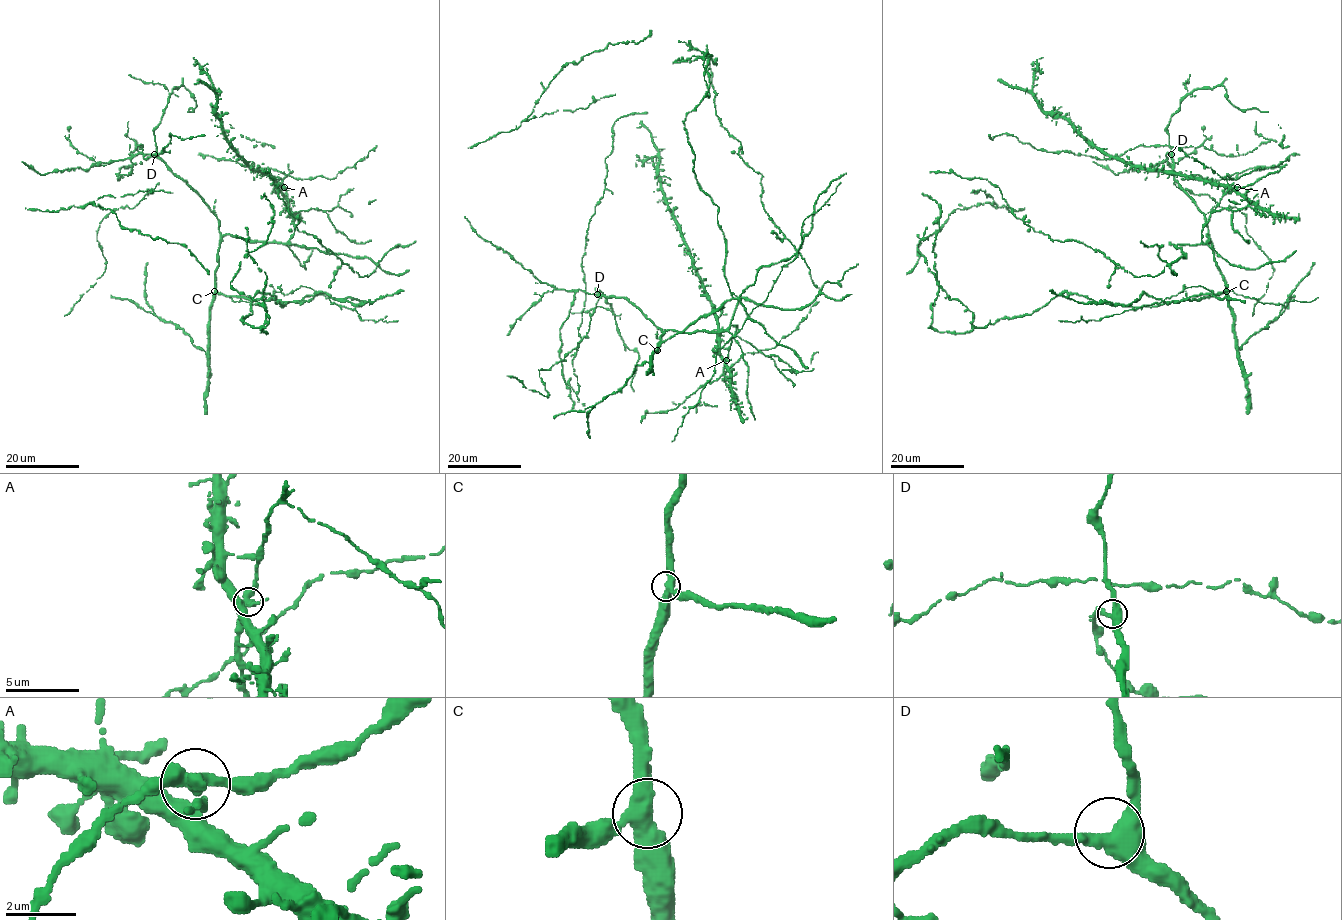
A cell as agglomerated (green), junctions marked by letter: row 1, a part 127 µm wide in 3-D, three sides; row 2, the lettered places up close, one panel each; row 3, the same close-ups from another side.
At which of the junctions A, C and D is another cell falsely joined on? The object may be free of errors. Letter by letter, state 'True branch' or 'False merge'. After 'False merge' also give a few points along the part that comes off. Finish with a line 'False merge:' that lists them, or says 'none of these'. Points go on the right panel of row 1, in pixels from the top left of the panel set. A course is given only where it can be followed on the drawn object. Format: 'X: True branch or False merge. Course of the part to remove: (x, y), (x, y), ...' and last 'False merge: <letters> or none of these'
A: False merge. Course of the part to remove: (1236, 187), (1134, 167), (1101, 153), (1066, 119), (1046, 113), (1033, 92), (1036, 59), (1043, 57)
C: True branch
D: True branch
False merge: A

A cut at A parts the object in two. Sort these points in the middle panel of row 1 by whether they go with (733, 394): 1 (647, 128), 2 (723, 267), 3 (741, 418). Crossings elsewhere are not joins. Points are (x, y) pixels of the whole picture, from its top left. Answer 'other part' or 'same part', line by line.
1: same part
2: other part
3: same part

